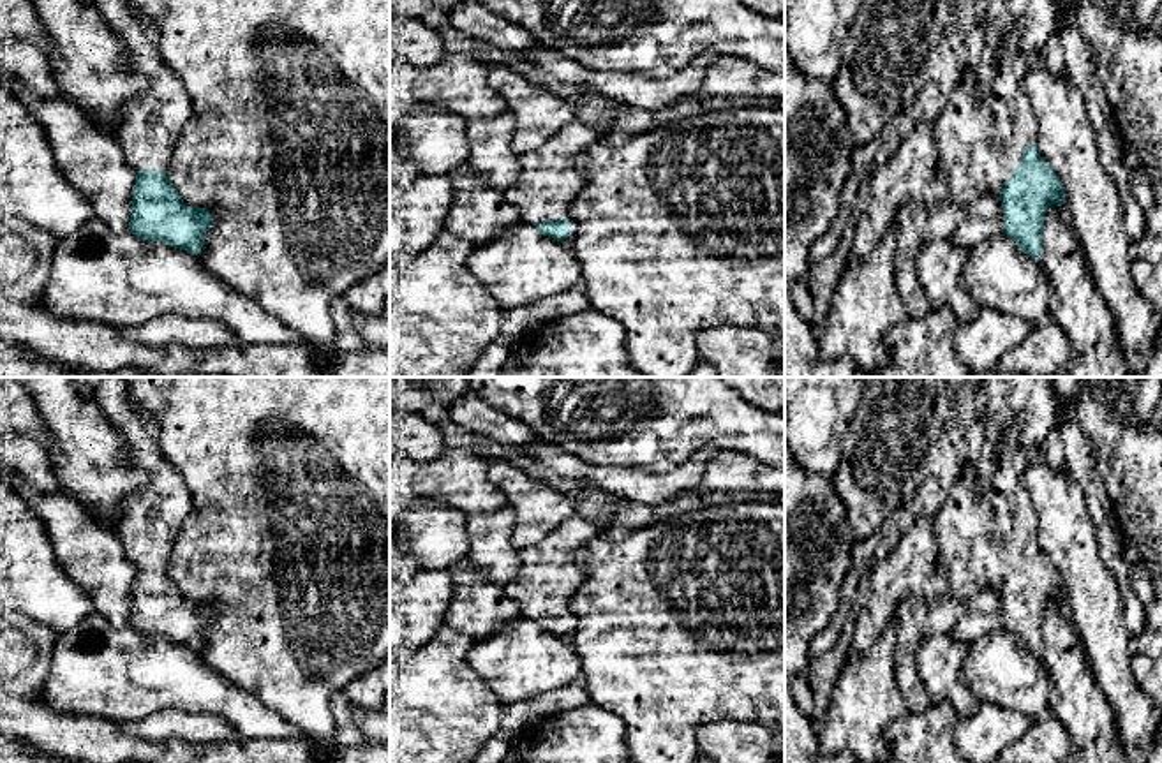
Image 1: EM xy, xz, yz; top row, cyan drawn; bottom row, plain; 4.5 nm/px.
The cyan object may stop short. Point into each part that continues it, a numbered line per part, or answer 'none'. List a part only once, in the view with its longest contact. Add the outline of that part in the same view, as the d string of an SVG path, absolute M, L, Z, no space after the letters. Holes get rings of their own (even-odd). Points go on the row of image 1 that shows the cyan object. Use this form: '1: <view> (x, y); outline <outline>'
1: yz (979, 140); outline M1017 23L1003 44L989 93L980 97L975 70L965 70L945 109L935 122L936 167L947 181L949 197L961 206L987 192L1000 196L1005 181L1017 169L1024 150L1037 141L1037 118L1019 86L1019 79L1030 67L1016 49L1019 37L1021 23Z

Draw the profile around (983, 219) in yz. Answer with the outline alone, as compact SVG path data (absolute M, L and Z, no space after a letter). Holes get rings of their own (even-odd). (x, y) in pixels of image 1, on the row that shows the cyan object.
M987 192L965 206L965 217L957 224L952 241L970 252L1002 231L1003 208L1000 196Z

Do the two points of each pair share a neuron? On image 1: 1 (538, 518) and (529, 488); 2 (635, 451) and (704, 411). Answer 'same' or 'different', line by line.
1: same
2: same

